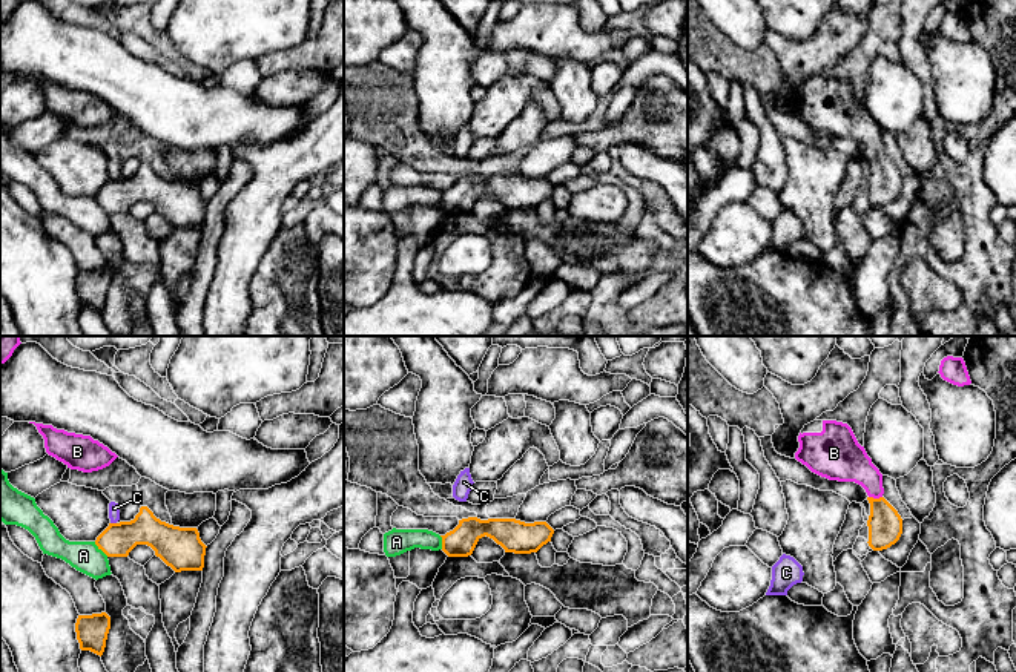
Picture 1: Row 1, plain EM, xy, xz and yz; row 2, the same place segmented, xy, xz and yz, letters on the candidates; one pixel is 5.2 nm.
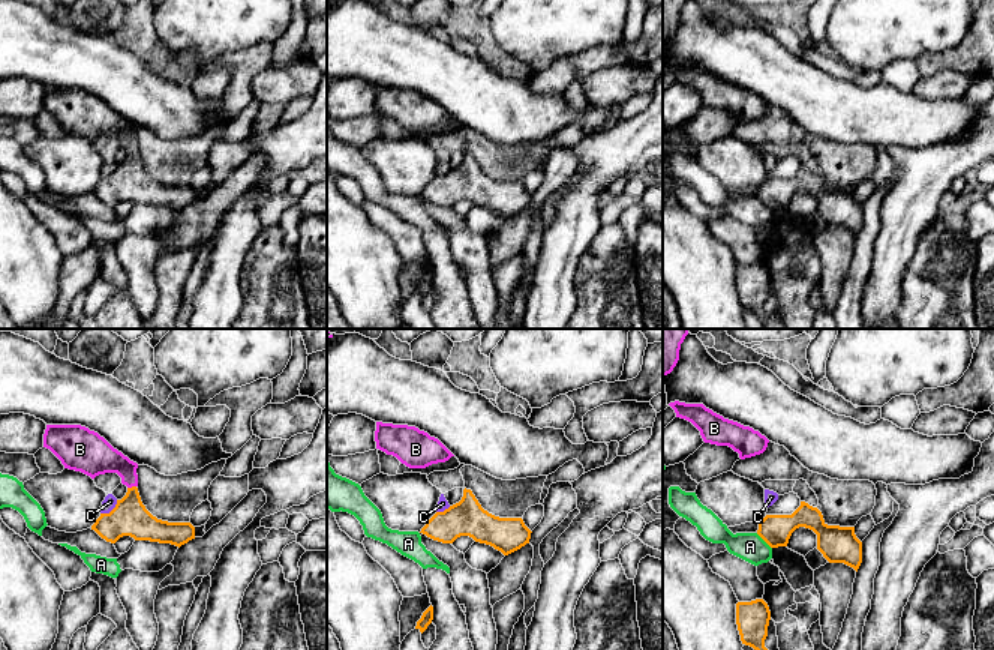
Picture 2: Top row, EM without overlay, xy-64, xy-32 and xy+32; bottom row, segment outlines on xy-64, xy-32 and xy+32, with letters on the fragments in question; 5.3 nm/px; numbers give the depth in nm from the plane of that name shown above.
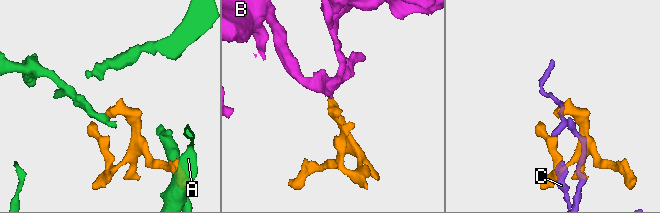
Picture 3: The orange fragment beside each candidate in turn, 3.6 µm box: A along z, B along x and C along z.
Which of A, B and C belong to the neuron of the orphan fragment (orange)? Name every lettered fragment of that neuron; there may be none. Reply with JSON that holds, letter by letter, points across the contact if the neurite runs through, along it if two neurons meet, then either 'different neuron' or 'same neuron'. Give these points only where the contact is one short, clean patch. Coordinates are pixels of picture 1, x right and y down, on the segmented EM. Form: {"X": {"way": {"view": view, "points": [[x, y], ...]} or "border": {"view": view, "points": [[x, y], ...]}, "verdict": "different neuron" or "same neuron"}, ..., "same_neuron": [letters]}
{"A": {"border": {"view": "xy", "points": [[94, 542], [108, 556]]}, "verdict": "different neuron"}, "B": {"way": {"view": "yz", "points": [[884, 523], [875, 499], [874, 487], [847, 461]]}, "verdict": "same neuron"}, "C": {"verdict": "different neuron"}, "same_neuron": ["B"]}

